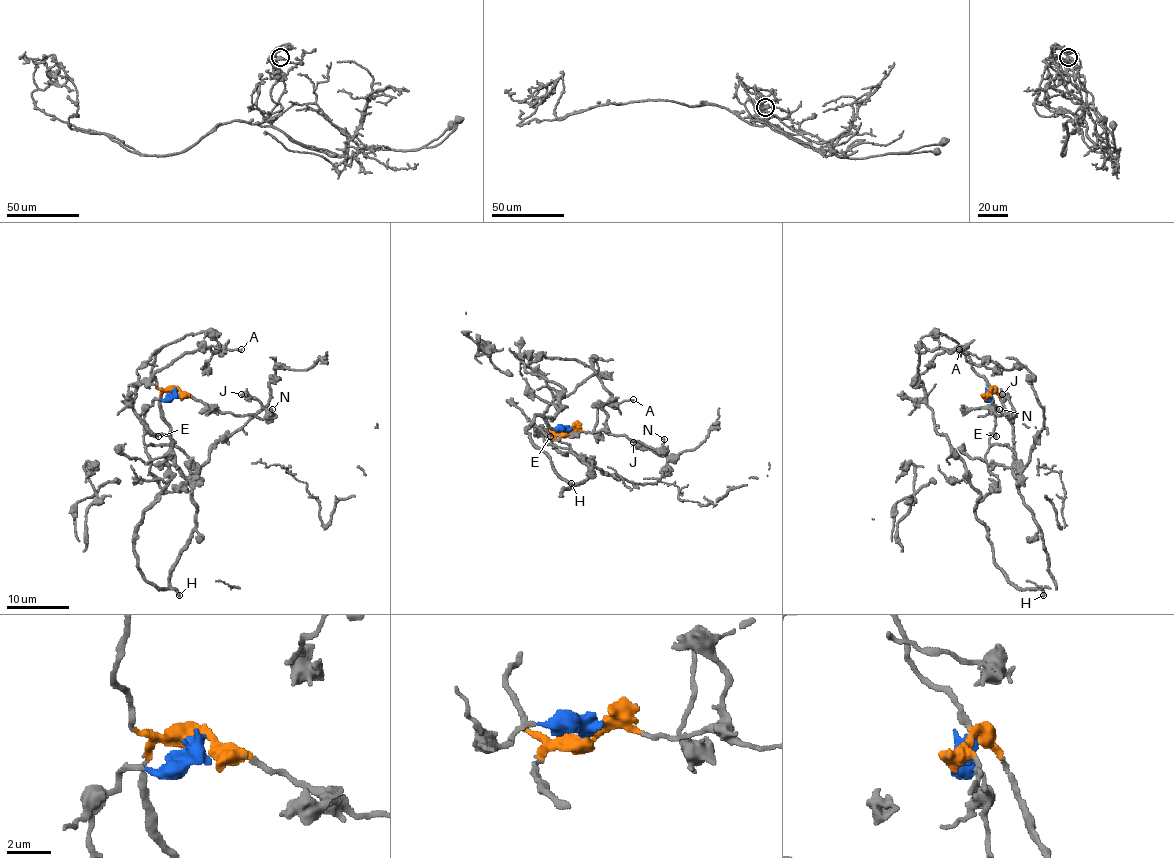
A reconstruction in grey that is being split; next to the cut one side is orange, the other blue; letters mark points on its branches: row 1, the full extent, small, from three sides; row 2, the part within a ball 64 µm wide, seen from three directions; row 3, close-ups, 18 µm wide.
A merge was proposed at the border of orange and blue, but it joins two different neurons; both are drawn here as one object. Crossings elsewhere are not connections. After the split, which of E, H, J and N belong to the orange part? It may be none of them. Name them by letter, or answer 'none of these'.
J, N

